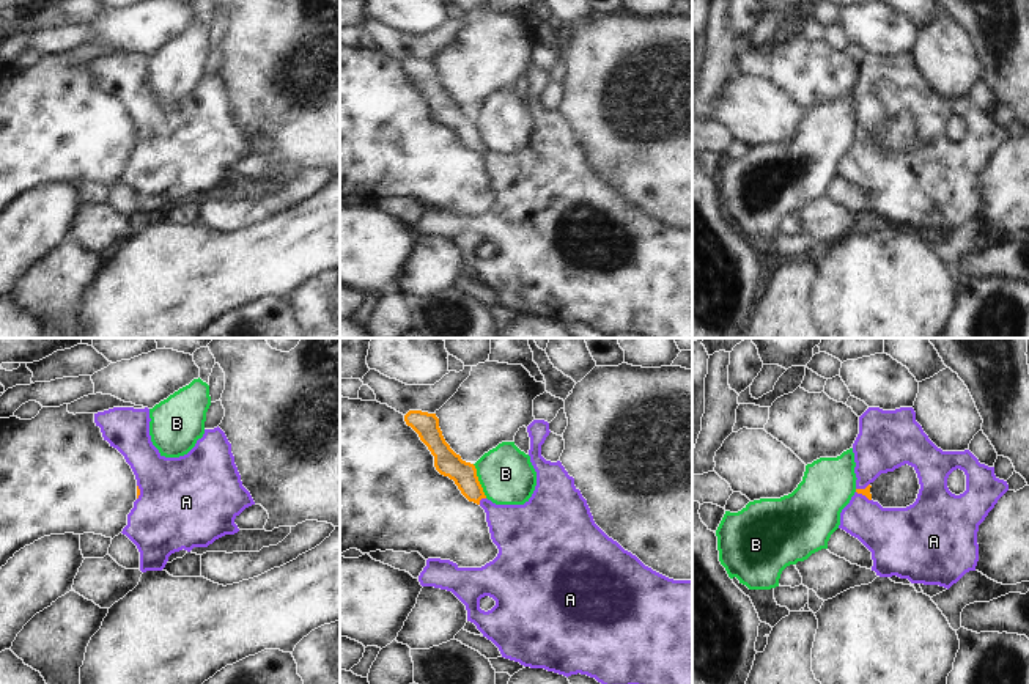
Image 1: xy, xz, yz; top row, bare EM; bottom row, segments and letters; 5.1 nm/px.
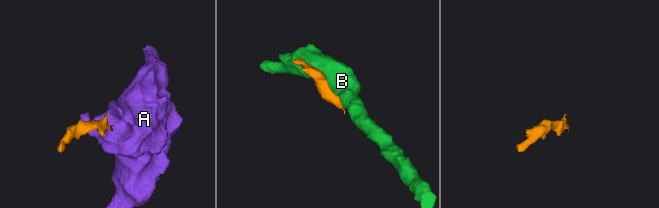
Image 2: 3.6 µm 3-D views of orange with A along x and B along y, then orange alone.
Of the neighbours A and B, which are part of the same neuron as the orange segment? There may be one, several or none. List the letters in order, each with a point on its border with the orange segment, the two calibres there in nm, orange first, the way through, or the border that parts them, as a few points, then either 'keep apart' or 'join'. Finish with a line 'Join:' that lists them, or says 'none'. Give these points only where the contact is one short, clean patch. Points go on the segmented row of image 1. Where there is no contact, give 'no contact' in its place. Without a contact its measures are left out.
A: meets orange in xz at (480, 499); 140 nm thick on the orange side, 280 nm on the other; runs through xz (447, 463), (480, 499), (499, 518), (518, 530); join
B: meets orange in xz at (479, 481); 140 nm thick on the orange side, 280 nm on the other; border along xz (472, 464), (486, 497); keep apart
Join: A

